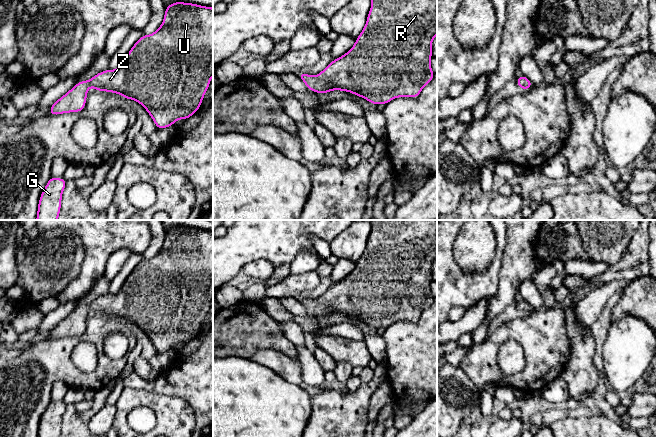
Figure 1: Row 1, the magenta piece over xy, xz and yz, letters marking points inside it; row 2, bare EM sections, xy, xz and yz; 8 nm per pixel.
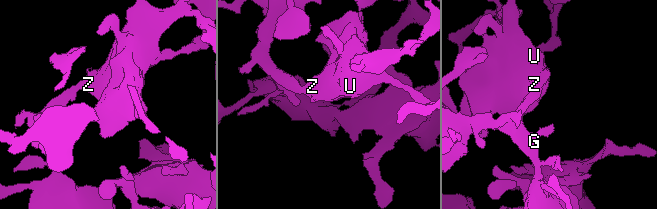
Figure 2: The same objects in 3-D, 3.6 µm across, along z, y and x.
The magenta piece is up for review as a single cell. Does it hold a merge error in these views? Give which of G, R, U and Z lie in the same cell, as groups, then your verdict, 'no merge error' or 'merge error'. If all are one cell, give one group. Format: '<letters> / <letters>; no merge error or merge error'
G R U Z; no merge error

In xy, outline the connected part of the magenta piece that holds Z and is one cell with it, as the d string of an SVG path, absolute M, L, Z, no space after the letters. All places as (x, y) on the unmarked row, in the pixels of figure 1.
M173 226L165 232L165 239L162 246L162 249L150 259L142 259L142 261L132 270L131 274L128 276L124 282L120 291L116 294L107 293L106 295L97 297L94 301L87 305L79 305L72 313L70 313L65 319L59 322L54 328L51 329L51 332L48 338L51 339L60 339L63 337L70 336L81 336L86 330L86 321L88 319L88 312L92 310L97 315L112 316L122 319L125 323L133 323L141 328L146 335L149 337L153 343L156 352L163 353L169 350L173 350L174 346L180 343L187 344L194 337L196 337L202 327L202 324L205 320L205 317L210 309L211 301L213 300L213 232L206 231L202 229L197 229L193 227L185 226Z

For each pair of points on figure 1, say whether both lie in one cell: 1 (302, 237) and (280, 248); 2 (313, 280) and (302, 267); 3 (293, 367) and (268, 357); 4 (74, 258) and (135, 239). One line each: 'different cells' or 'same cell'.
1: same cell
2: different cells
3: same cell
4: different cells

